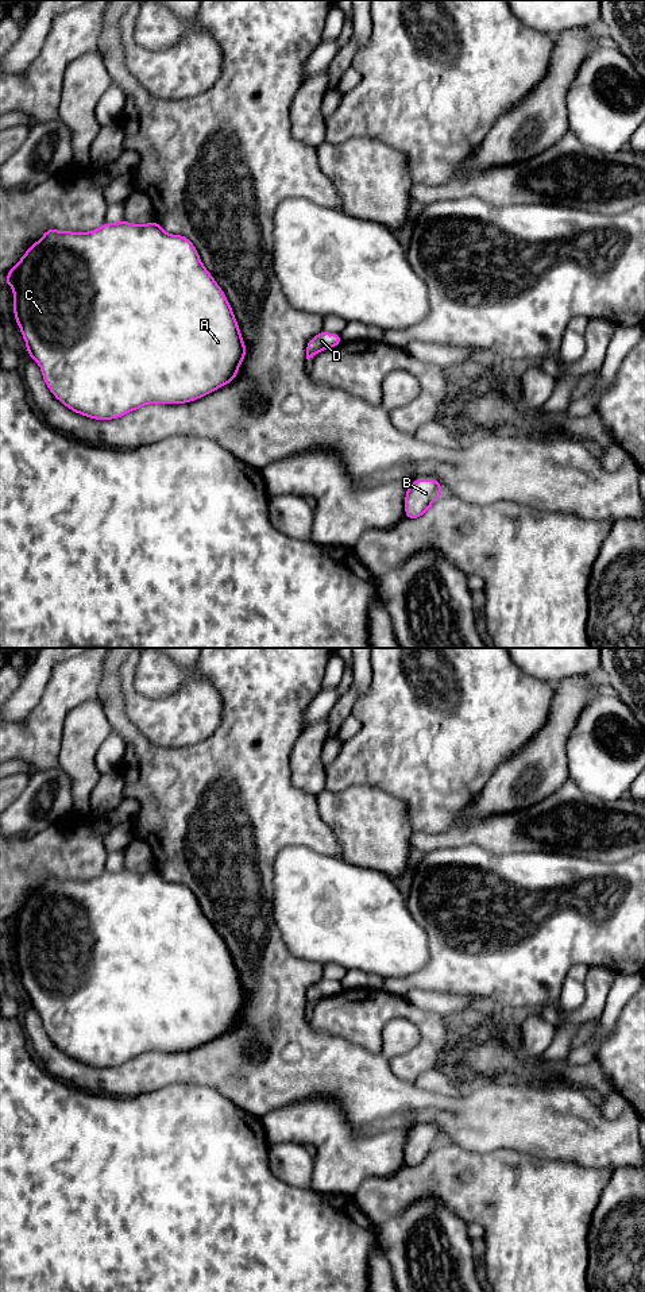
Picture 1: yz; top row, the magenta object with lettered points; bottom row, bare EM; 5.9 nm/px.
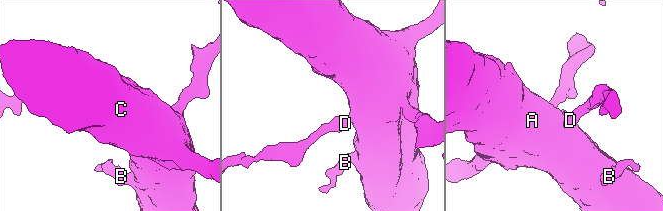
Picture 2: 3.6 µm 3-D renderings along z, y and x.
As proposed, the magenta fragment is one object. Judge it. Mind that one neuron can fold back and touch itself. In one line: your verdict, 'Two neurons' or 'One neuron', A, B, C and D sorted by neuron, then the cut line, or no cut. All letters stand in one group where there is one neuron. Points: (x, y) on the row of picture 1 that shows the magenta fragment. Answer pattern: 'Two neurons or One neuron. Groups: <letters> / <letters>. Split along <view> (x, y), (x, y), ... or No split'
One neuron. Groups: A B C D. No split

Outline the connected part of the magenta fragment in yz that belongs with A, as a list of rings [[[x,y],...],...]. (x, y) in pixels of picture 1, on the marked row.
[[[124,219],[115,224],[107,221],[90,232],[62,232],[49,228],[12,266],[4,284],[12,286],[13,316],[30,358],[42,370],[46,386],[70,410],[94,420],[119,419],[147,404],[192,402],[232,382],[246,356],[246,344],[227,296],[202,265],[194,244],[184,235],[167,234],[155,220],[144,225],[131,224]]]

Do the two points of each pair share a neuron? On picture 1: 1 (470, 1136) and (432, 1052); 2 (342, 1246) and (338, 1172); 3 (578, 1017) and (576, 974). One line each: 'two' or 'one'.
1: two
2: two
3: two

